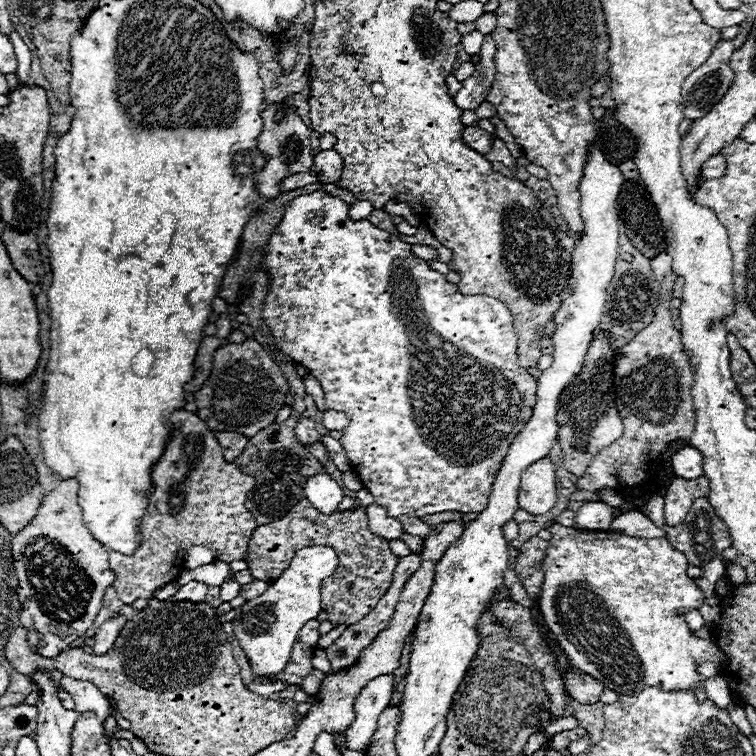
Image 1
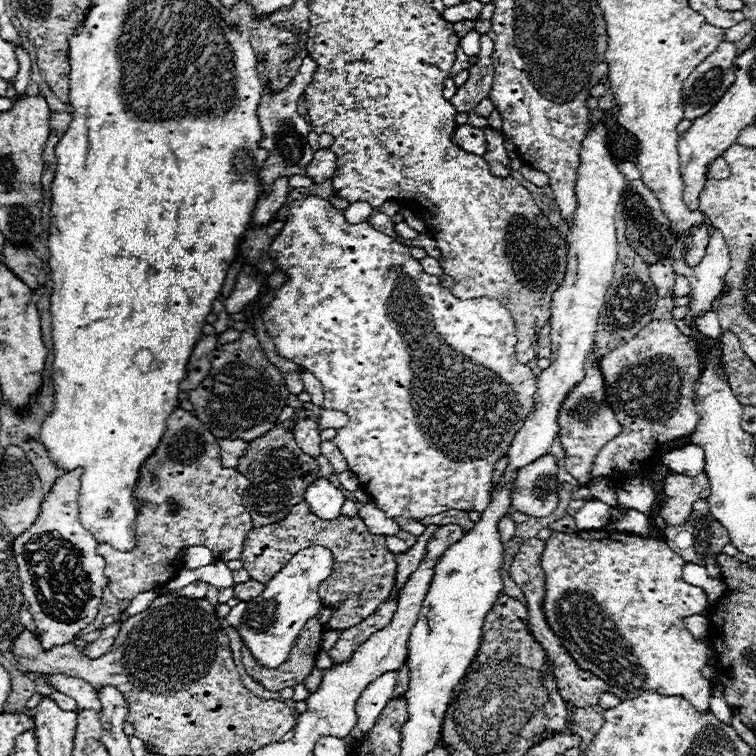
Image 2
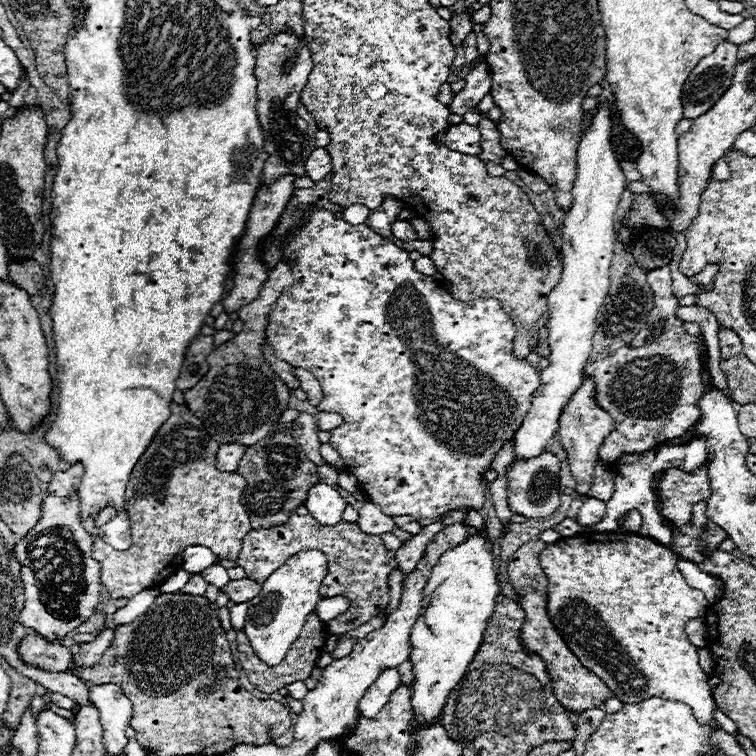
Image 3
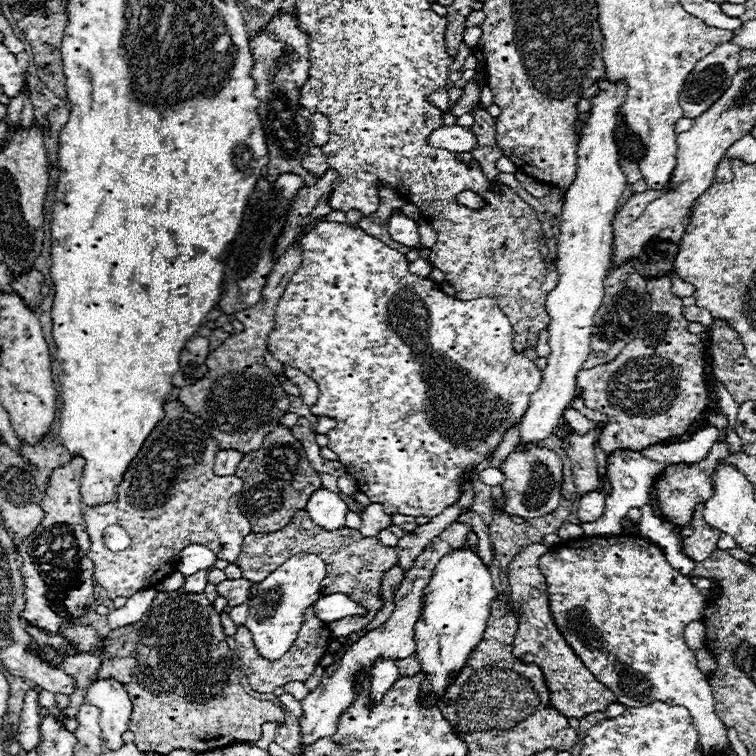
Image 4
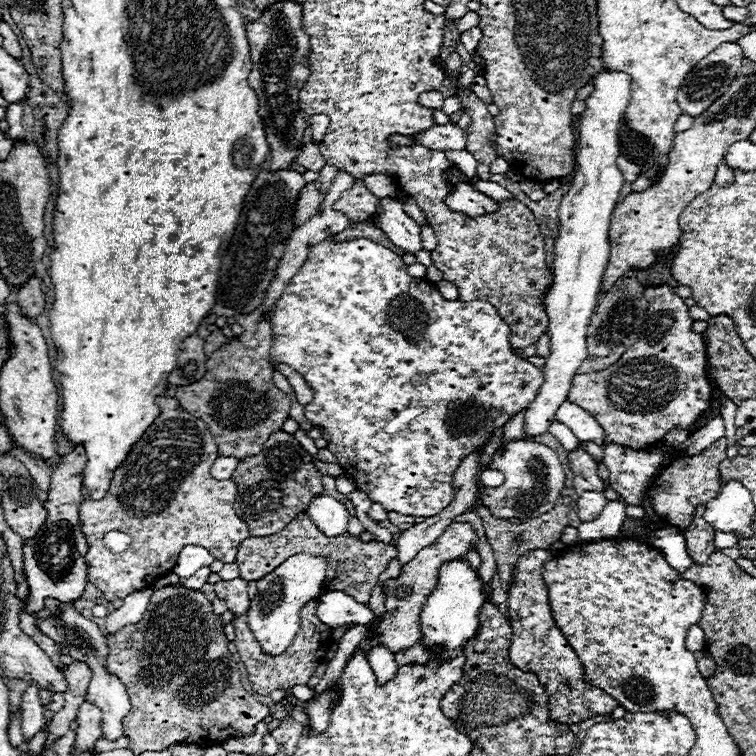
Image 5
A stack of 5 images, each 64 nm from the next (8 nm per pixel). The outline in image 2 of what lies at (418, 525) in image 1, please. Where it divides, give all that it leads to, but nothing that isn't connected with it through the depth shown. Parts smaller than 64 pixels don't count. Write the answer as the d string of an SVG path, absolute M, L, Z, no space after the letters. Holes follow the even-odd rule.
M396 516L394 520L398 522L398 526L400 526L402 530L406 530L406 532L410 532L410 534L414 534L414 536L420 536L420 534L426 530L426 526L424 526L424 524L420 524L420 522L418 522L418 520L414 520L414 518Z

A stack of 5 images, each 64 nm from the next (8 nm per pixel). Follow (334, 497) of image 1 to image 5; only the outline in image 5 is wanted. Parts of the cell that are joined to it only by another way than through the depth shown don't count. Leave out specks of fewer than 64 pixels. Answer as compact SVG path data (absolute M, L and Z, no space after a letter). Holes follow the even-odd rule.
M316 496L316 500L312 500L312 504L308 506L306 514L310 516L310 520L314 520L316 528L324 536L342 536L350 520L346 506L330 496Z

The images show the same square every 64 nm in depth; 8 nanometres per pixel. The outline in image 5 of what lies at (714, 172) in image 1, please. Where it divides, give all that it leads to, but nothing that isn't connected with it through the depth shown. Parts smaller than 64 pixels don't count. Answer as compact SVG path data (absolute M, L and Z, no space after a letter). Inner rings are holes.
M722 164L722 166L716 170L714 184L718 184L718 186L726 186L726 184L732 184L732 182L734 182L734 172L732 172L726 164Z

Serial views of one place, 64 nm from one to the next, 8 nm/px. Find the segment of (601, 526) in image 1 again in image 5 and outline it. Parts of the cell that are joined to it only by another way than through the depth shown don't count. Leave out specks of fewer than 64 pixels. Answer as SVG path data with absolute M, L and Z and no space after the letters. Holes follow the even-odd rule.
M584 492L578 500L576 500L576 508L578 508L578 518L580 520L594 520L596 516L600 516L600 512L606 506L606 496L602 492Z

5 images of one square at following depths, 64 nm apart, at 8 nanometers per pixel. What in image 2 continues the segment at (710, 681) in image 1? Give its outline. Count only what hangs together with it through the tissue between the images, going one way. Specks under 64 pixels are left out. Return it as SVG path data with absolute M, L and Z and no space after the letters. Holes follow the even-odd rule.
M712 686L712 700L710 700L710 710L714 716L722 720L722 724L732 724L732 712L728 710L724 698L722 698L722 686Z

